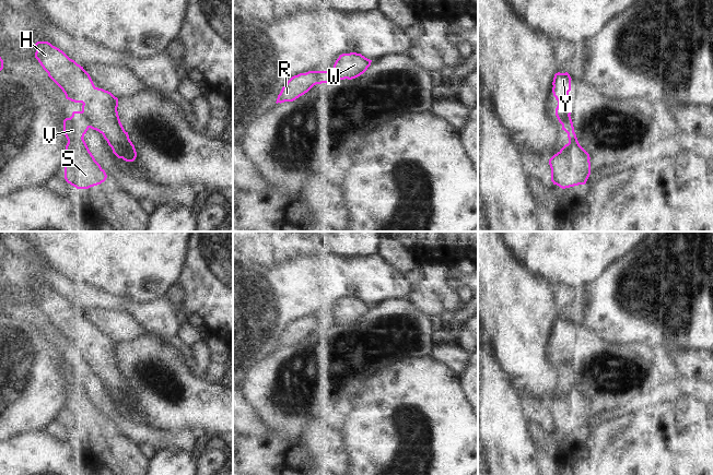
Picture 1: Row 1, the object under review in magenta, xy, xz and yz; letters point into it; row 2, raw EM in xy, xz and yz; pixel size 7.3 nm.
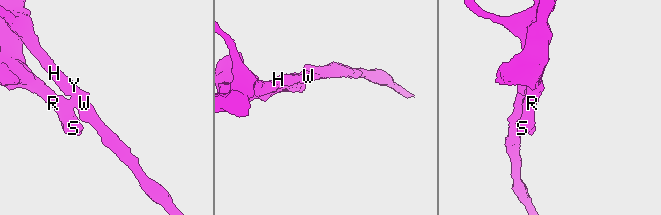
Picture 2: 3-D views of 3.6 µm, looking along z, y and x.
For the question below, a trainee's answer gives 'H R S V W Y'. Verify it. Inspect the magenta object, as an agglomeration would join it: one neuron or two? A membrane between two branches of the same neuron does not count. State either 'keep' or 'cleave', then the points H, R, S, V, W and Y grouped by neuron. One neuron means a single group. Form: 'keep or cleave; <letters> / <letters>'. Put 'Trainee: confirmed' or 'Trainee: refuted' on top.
Trainee: refuted
cleave; H W Y / R S V

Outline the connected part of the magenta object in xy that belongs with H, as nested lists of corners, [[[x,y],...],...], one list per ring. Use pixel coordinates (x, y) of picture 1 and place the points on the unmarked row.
[[[37,286],[35,293],[35,302],[62,334],[66,343],[83,348],[82,357],[89,372],[103,379],[118,403],[133,406],[137,396],[120,367],[117,356],[118,343],[110,336],[96,332],[83,311],[50,287]]]

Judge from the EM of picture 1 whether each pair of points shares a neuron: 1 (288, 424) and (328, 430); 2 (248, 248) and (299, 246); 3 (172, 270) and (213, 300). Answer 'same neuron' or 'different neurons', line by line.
1: different neurons
2: same neuron
3: different neurons

